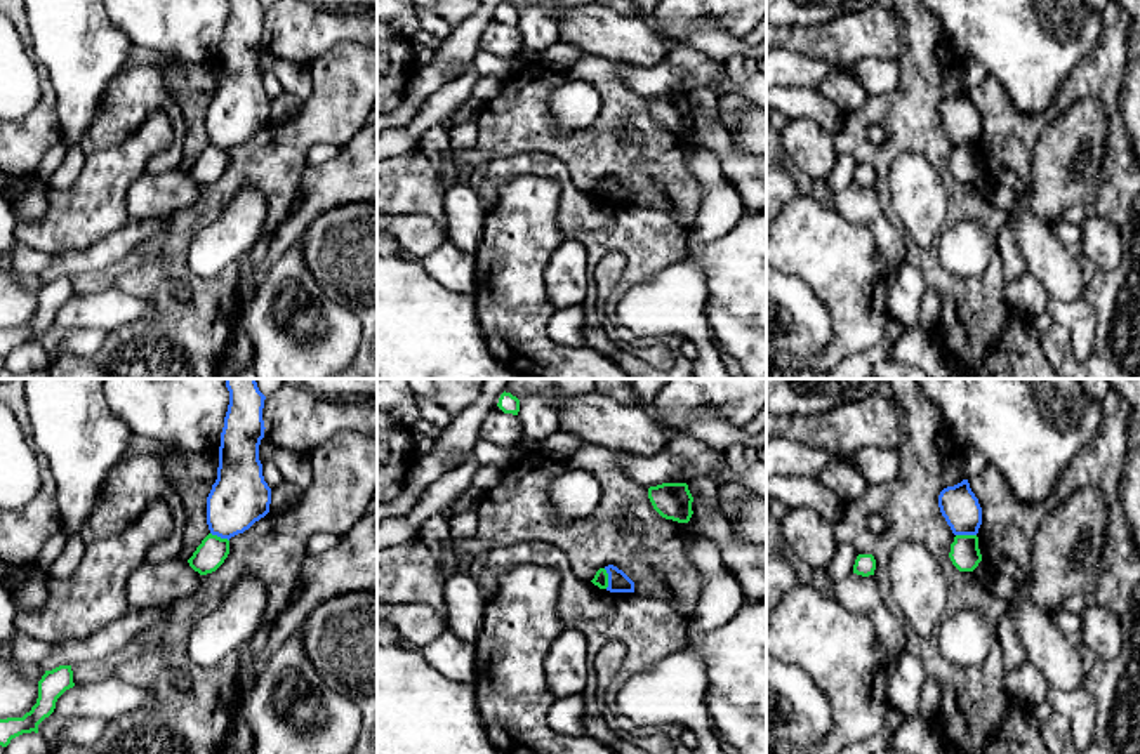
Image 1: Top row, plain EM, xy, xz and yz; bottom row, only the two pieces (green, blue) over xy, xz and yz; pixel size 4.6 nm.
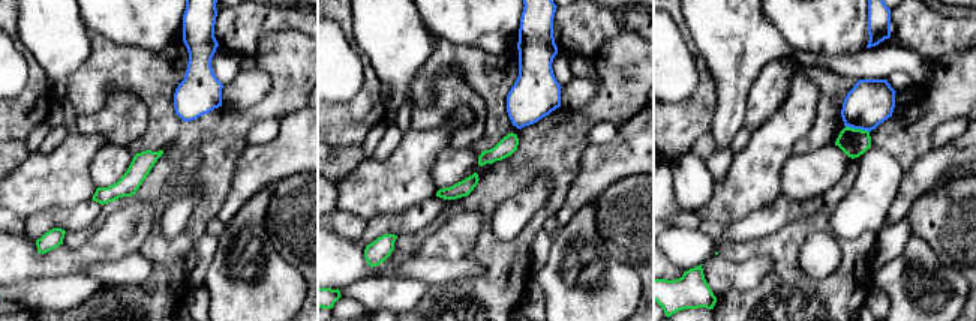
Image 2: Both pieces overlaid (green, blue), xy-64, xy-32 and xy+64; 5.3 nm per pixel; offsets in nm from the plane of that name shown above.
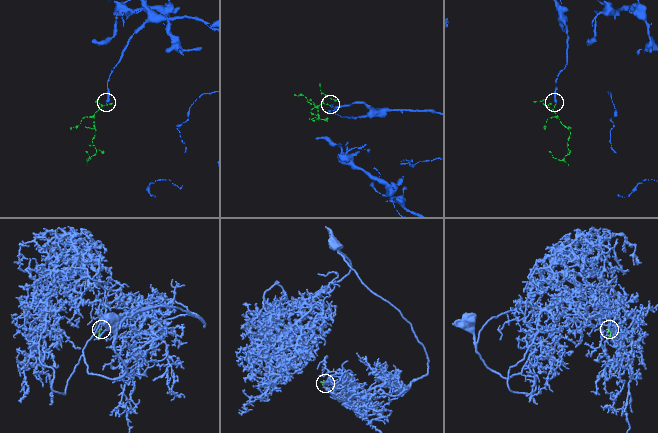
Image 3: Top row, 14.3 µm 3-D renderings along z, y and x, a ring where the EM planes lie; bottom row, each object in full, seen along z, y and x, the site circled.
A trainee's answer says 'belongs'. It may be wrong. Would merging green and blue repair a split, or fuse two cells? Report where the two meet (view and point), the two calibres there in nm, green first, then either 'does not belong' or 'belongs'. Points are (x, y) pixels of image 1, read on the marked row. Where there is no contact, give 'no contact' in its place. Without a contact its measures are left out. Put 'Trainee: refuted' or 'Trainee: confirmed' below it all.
contact xz (607, 579); calibres 70 and 100 nm; does not belong
Trainee: refuted

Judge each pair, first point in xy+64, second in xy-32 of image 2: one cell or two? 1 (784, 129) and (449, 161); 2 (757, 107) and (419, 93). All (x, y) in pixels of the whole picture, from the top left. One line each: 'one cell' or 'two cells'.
1: two cells
2: two cells

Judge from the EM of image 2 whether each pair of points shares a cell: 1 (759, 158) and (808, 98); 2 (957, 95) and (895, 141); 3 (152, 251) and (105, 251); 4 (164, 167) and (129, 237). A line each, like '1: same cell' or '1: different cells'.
1: same cell
2: same cell
3: different cells
4: different cells

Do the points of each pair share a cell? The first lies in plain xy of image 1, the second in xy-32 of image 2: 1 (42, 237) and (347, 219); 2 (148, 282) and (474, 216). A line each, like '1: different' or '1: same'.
1: different
2: same

